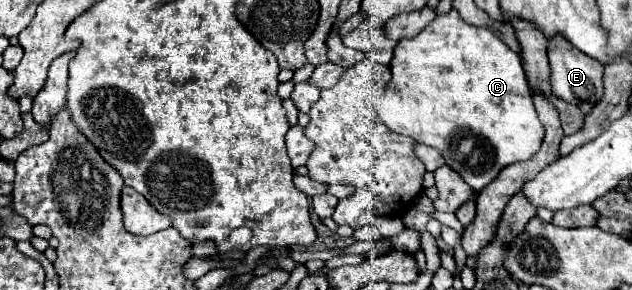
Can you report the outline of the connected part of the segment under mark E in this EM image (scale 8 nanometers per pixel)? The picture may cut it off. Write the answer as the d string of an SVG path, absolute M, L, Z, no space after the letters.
M553 39L549 45L549 63L551 63L551 91L557 99L563 99L569 105L575 105L581 109L583 115L589 115L589 111L601 101L603 95L603 65L597 63L597 59L577 51L573 45L569 45L565 39Z

